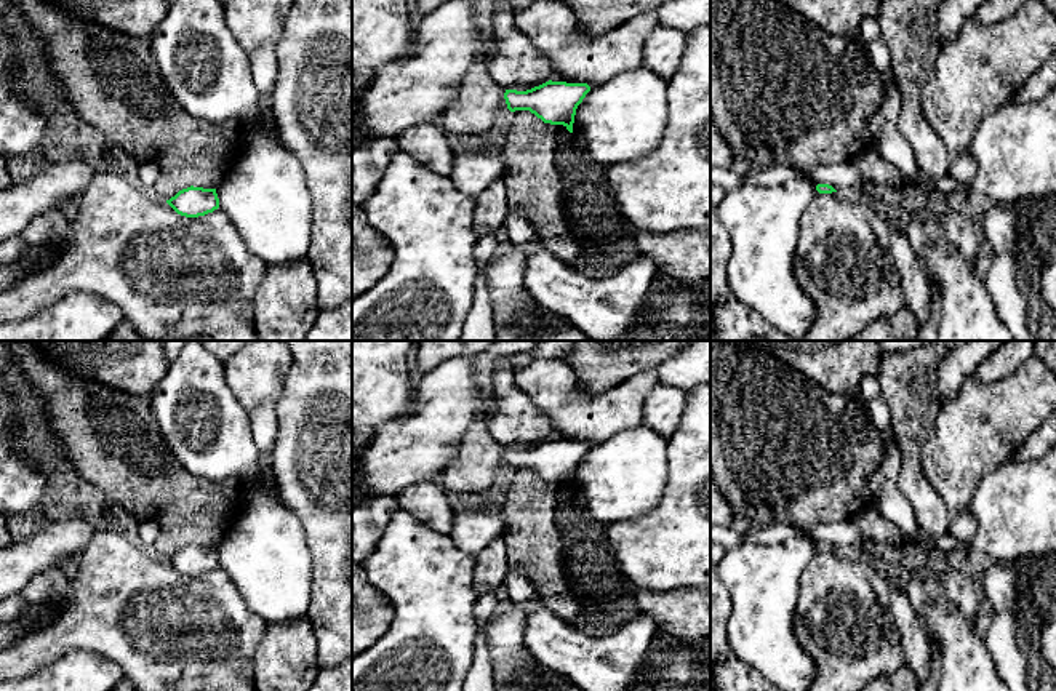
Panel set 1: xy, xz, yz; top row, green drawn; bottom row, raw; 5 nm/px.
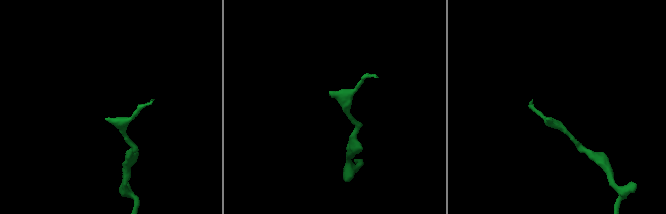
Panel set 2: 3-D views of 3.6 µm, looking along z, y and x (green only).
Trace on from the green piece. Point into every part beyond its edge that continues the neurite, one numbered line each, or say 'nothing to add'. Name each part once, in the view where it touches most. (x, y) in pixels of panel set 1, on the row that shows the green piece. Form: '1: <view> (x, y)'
nothing to add

